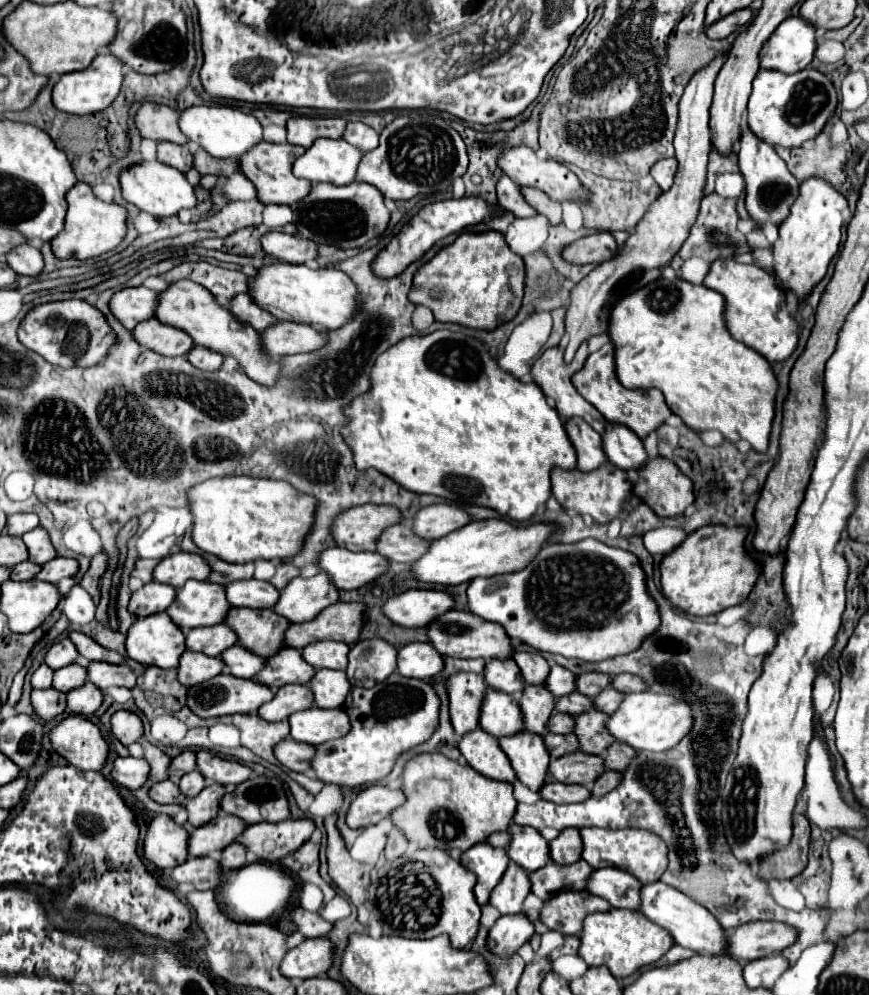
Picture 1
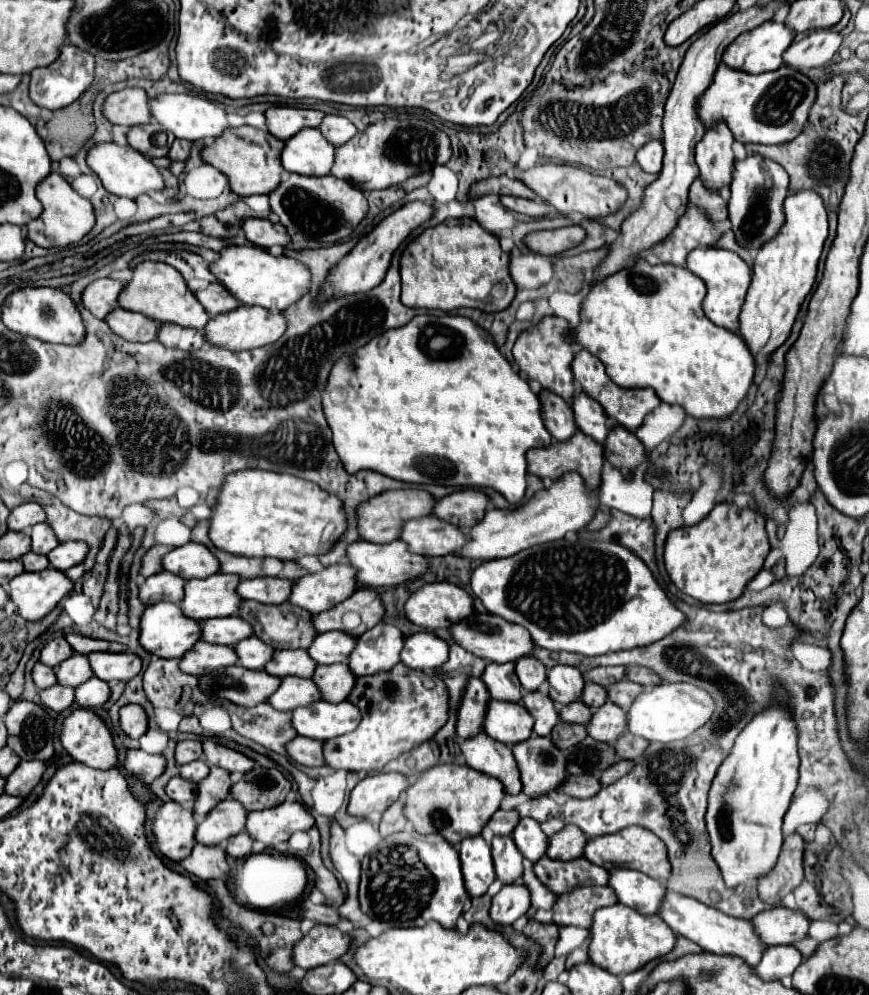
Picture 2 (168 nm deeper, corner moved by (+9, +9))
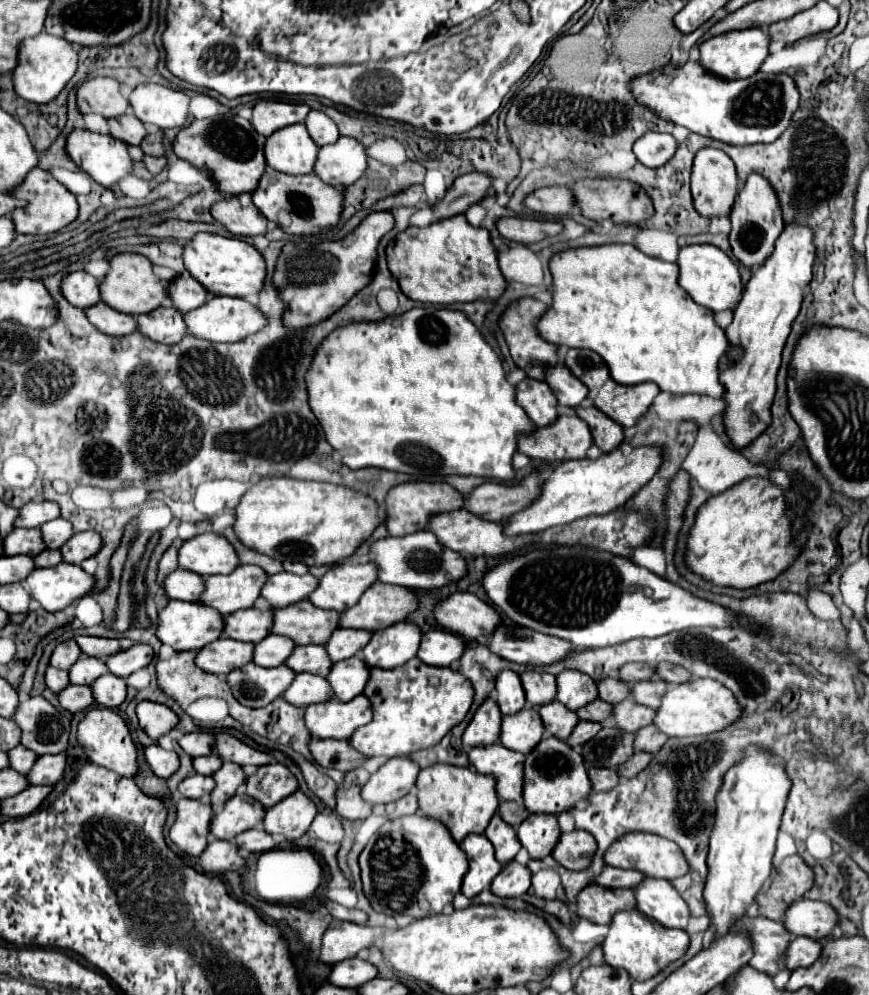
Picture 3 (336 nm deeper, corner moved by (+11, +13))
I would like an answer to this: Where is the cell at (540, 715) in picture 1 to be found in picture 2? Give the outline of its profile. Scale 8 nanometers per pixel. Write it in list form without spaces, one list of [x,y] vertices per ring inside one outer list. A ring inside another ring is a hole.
[[[535,691],[535,693],[525,693],[523,695],[523,705],[535,719],[535,735],[549,737],[555,723],[559,721],[559,711],[555,709],[555,703],[547,697],[545,691]]]

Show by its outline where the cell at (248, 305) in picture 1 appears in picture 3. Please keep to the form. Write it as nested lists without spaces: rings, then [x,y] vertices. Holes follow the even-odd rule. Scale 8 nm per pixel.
[[[185,271],[169,285],[169,297],[173,307],[177,307],[181,313],[189,313],[191,309],[197,309],[205,305],[205,301],[213,299],[213,293],[205,291],[205,287]]]

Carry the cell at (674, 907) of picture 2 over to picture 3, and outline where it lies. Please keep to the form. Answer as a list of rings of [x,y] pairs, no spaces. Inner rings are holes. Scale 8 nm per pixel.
[[[756,902],[748,907],[744,917],[733,921],[729,933],[745,935],[749,939],[753,949],[749,965],[753,969],[769,975],[777,975],[783,969],[783,965],[779,965],[777,961],[781,961],[785,947],[791,941],[791,935],[777,921],[760,915]]]

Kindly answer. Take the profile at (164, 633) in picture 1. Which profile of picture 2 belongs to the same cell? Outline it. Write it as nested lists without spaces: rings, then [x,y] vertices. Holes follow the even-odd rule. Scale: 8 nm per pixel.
[[[175,603],[151,605],[141,617],[139,641],[157,657],[183,657],[199,639],[199,621],[183,615]]]

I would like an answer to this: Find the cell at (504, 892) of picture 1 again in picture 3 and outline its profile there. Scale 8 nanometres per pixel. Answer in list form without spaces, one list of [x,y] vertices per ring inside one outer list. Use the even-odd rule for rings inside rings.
[[[495,815],[491,819],[489,827],[485,829],[485,837],[493,843],[495,857],[501,865],[513,861],[517,851],[521,849],[521,843],[517,841],[517,835],[515,835],[515,829],[511,825],[507,825],[499,815]]]

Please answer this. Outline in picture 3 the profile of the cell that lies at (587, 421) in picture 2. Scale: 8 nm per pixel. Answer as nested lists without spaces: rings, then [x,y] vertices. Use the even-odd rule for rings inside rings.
[[[563,365],[549,369],[547,383],[559,399],[559,405],[569,407],[573,411],[581,405],[587,405],[587,387],[577,381],[577,377],[573,377],[573,373],[569,373],[569,369],[565,369]]]

